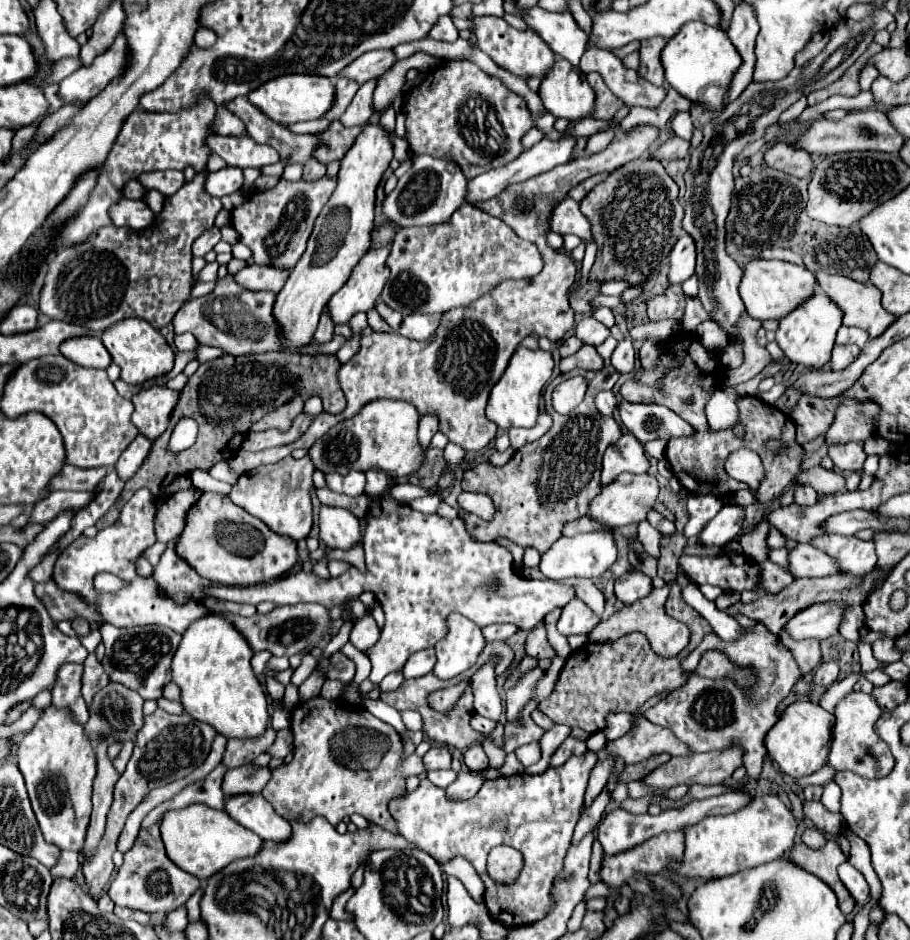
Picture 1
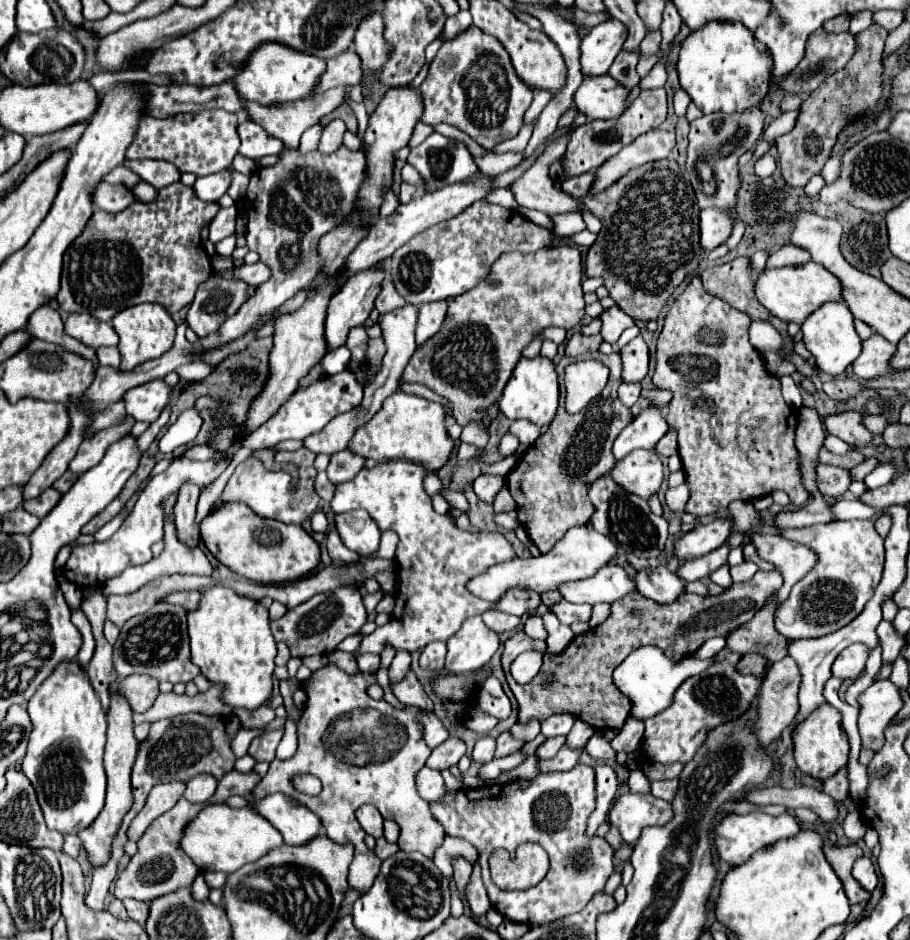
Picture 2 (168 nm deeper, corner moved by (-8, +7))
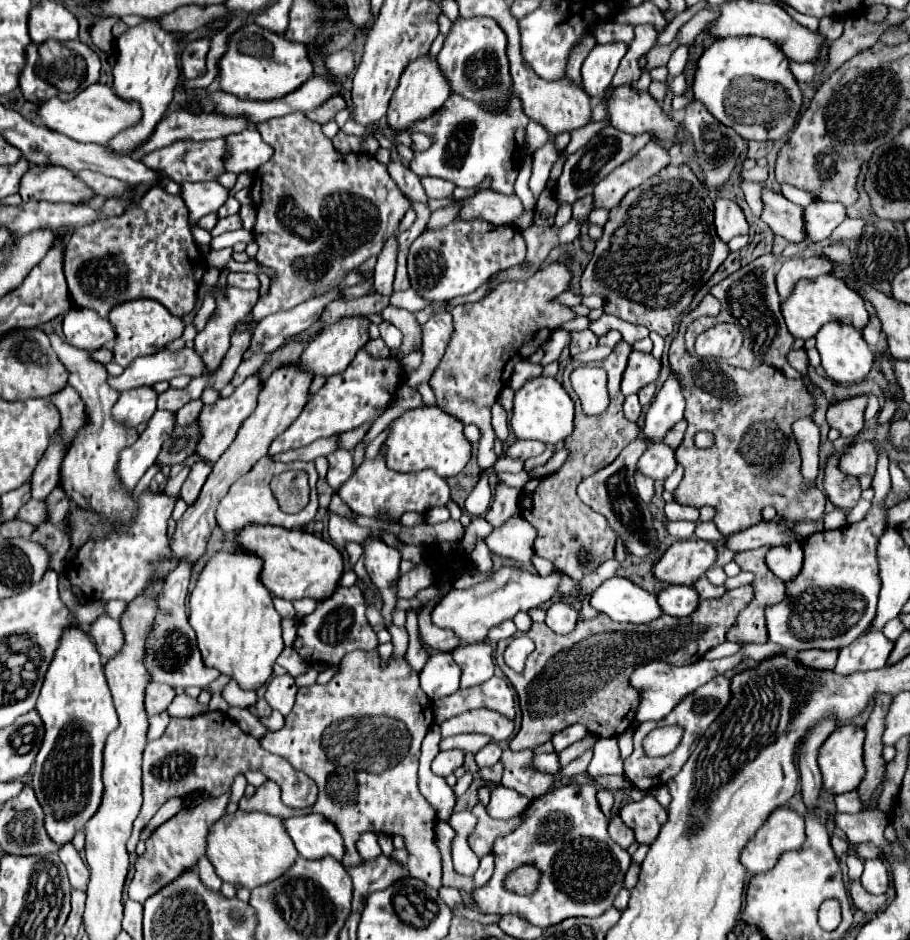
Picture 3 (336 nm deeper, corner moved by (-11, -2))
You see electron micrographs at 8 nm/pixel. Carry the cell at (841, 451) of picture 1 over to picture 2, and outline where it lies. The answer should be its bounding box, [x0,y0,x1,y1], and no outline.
[825,412,873,448]

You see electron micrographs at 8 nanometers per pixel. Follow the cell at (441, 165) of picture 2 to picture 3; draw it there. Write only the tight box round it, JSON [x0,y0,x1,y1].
[410,91,530,195]

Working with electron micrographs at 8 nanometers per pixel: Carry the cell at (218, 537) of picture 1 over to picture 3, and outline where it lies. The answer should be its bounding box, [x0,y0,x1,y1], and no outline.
[238,525,344,601]

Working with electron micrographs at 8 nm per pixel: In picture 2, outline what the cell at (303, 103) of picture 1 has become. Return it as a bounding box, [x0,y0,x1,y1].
[233,44,325,104]

